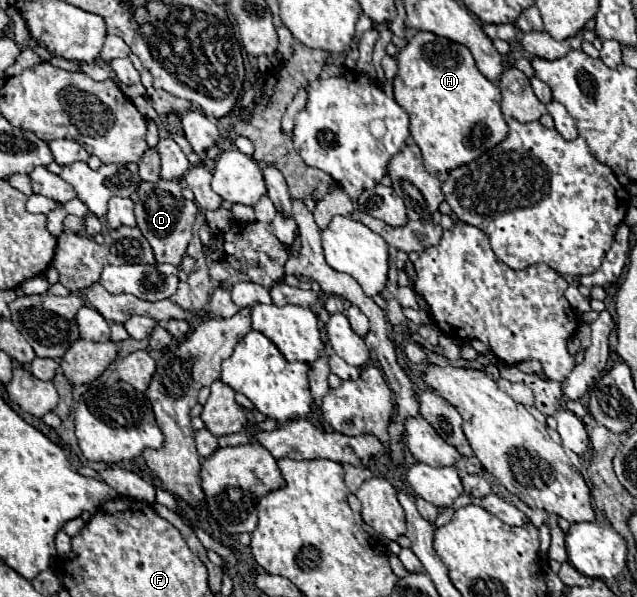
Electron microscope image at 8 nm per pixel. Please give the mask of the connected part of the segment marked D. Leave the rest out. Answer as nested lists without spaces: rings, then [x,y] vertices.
[[[159,180],[159,182],[141,182],[139,186],[139,202],[135,204],[137,226],[141,234],[149,240],[155,260],[167,264],[181,264],[181,258],[187,250],[187,244],[193,238],[193,222],[197,216],[197,206],[193,200],[183,198],[181,184],[177,180]]]

